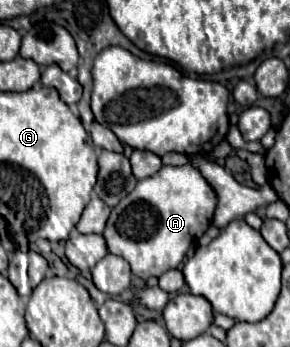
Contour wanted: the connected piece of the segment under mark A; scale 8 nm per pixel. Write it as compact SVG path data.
M164 165L156 175L140 179L136 189L128 193L114 209L104 229L108 251L124 257L132 273L140 279L160 277L176 269L188 247L198 241L212 223L216 209L216 191L204 181L202 173L188 165Z

